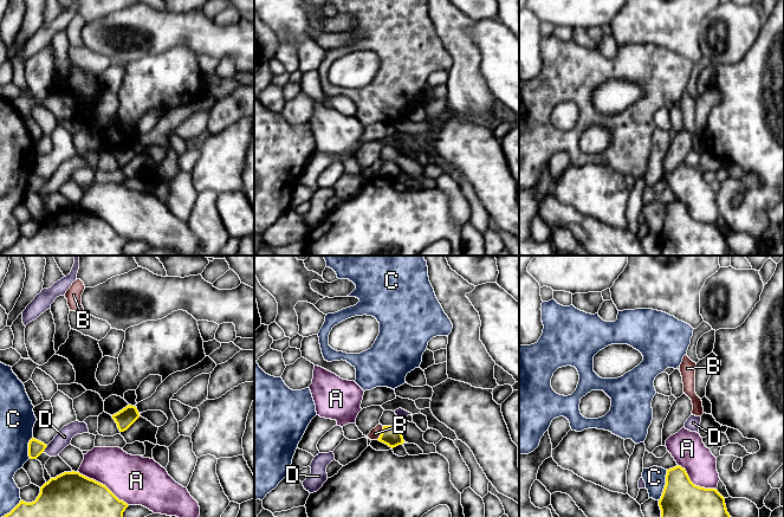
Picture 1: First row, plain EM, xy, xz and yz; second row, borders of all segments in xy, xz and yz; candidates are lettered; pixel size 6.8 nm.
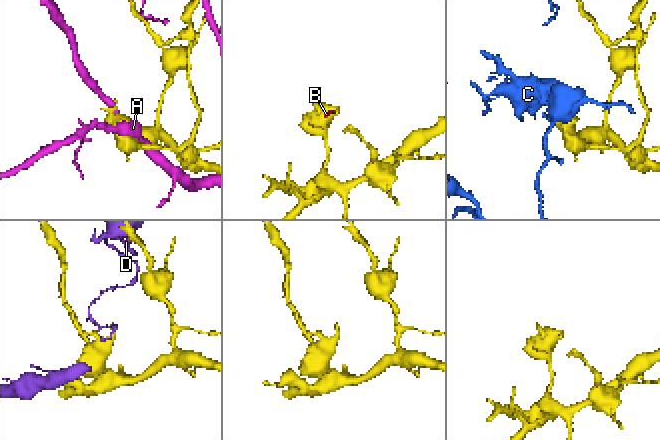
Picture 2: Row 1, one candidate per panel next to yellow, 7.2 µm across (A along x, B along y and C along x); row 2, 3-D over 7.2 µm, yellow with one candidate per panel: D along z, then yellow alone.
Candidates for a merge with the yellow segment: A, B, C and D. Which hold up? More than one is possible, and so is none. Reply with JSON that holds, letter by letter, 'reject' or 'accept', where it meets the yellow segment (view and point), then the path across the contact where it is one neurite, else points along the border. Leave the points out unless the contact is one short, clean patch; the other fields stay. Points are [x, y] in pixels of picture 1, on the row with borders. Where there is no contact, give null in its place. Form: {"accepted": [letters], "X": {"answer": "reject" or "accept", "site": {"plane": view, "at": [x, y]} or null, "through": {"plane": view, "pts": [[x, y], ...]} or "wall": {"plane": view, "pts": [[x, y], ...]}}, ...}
{"accepted": [], "A": {"answer": "reject", "site": {"plane": "xy", "at": [102, 484]}}, "B": {"answer": "reject", "site": {"plane": "xz", "at": [381, 433]}, "wall": {"plane": "xz", "pts": [[383, 426], [376, 439]]}}, "C": {"answer": "reject", "site": {"plane": "yz", "at": [665, 485]}}, "D": {"answer": "reject", "site": {"plane": "xy", "at": [45, 447]}}}

